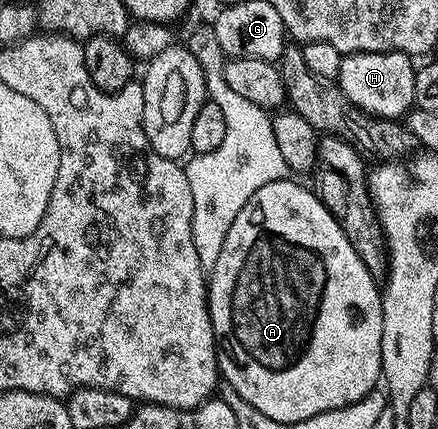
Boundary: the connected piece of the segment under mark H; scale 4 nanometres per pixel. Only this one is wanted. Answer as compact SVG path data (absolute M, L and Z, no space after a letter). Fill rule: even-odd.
M350 53L340 58L340 90L347 95L350 103L365 109L373 117L403 118L408 108L413 108L416 100L416 70L408 53Z

